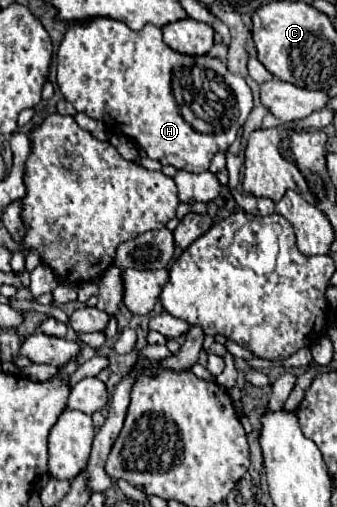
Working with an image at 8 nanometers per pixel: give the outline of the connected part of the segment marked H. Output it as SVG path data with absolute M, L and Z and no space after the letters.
M100 17L96 21L90 21L86 25L70 25L68 27L68 33L64 35L64 41L60 45L60 51L58 51L58 75L56 75L56 81L58 81L58 87L62 91L62 95L76 107L76 111L82 111L86 113L90 119L96 119L96 121L102 121L106 125L106 129L110 129L108 133L116 133L116 135L124 135L128 139L132 139L140 149L146 151L146 155L154 161L160 161L162 165L172 165L180 171L190 171L190 173L202 173L210 167L210 161L216 153L226 153L226 149L234 143L236 135L238 135L238 129L246 123L250 111L252 111L252 91L248 87L248 83L240 77L240 75L234 75L230 73L222 61L210 57L210 55L204 55L204 57L190 57L190 55L182 55L174 49L170 49L164 41L162 41L162 31L160 27L148 23L144 25L142 31L126 31L126 25L120 23L120 21L114 21L114 19L106 19L106 17Z

